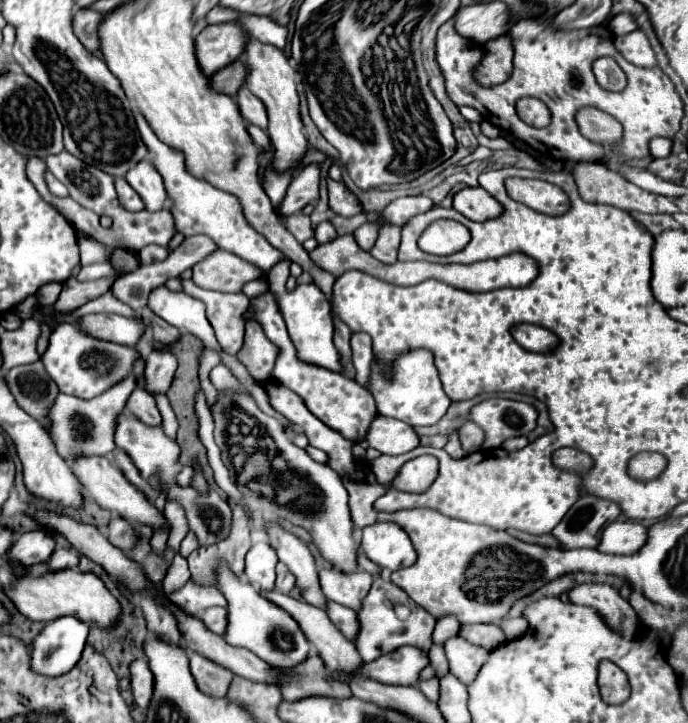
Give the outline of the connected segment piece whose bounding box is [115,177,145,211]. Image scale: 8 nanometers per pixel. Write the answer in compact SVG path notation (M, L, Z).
M123 177L115 179L115 185L117 185L117 195L121 197L121 203L123 203L127 209L131 209L131 211L141 211L141 209L145 209L145 203L143 203L141 197L137 195L137 191L135 191Z

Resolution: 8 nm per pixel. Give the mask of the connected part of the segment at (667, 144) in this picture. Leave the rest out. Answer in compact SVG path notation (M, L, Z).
M655 137L655 139L649 143L649 151L651 151L651 157L653 157L653 159L667 157L667 155L671 153L671 139Z

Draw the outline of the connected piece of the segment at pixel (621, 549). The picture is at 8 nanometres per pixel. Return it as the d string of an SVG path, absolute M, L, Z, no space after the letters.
M615 521L603 531L599 549L607 553L635 553L645 543L645 527L633 521Z

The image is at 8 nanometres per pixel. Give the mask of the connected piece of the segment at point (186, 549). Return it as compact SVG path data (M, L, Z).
M189 531L187 535L185 535L185 539L181 541L181 555L183 557L187 557L191 551L195 551L199 547L199 543L197 543L197 535L193 533L193 531Z

